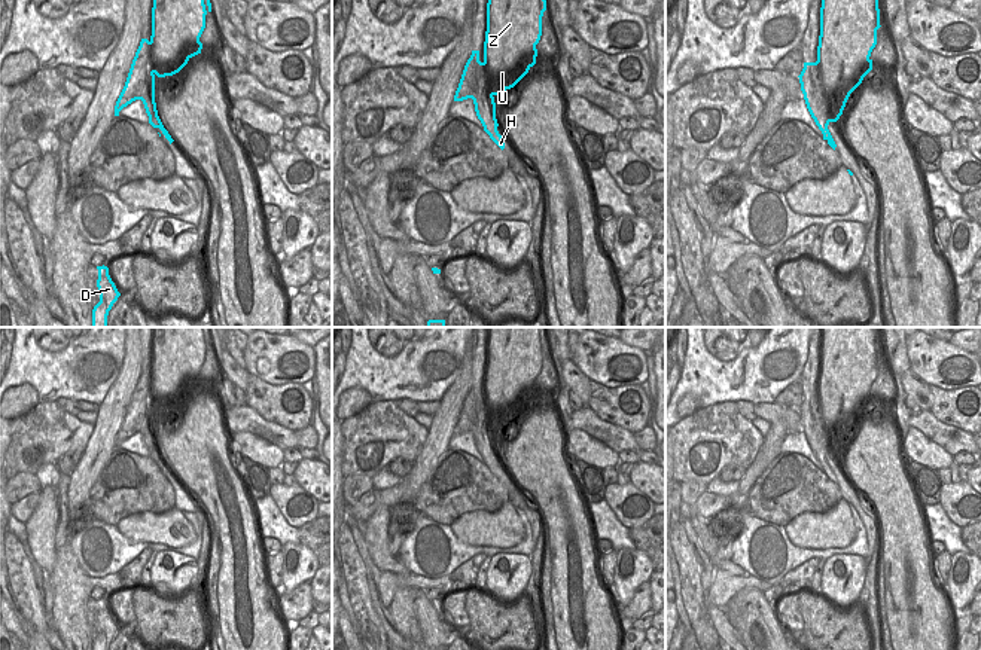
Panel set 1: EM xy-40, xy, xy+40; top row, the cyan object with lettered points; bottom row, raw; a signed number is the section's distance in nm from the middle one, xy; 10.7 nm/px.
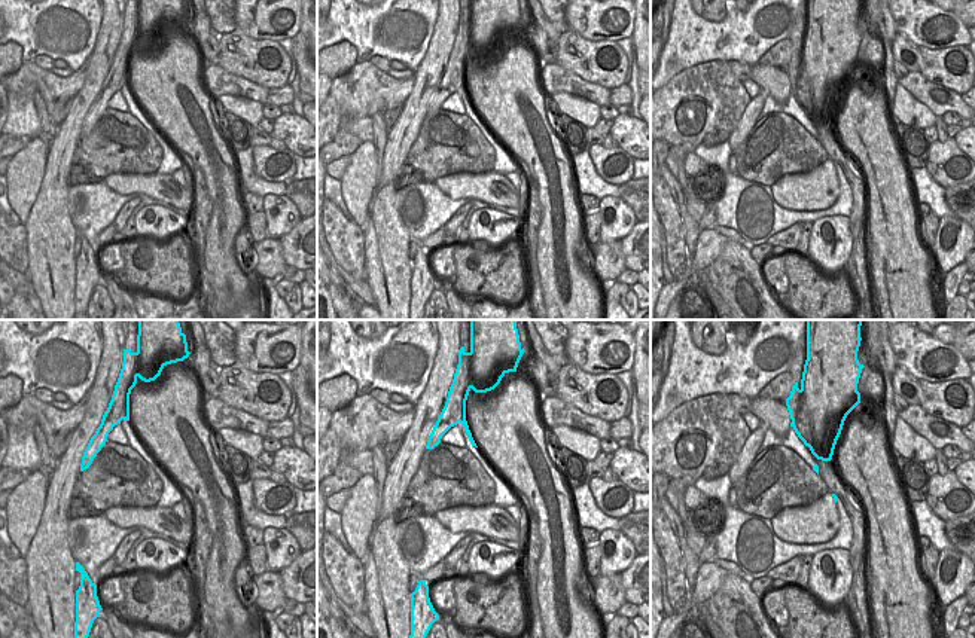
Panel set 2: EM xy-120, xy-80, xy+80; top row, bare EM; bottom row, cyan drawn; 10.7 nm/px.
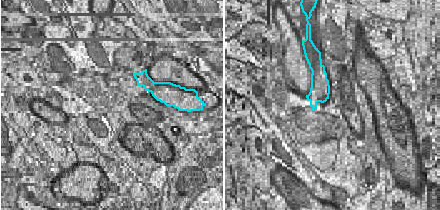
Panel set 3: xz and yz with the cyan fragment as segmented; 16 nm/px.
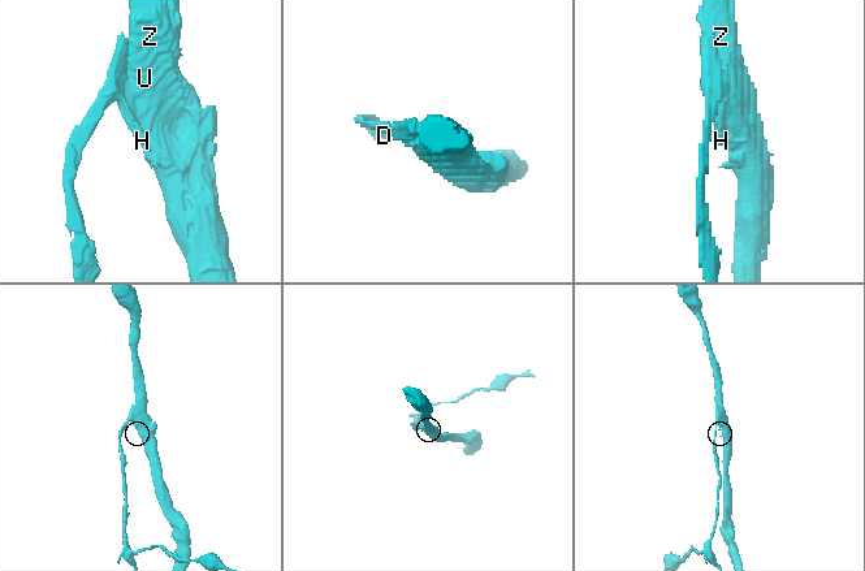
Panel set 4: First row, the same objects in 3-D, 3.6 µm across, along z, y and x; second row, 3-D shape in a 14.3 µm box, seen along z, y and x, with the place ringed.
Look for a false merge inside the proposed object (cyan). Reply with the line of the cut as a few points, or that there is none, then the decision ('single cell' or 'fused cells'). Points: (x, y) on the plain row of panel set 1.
cut in xy along (484, 396), (487, 417), (471, 430); fused cells

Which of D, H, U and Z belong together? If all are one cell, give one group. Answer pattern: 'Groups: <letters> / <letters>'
Groups: D / H U Z

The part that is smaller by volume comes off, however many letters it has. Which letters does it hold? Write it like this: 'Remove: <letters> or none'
Remove: D

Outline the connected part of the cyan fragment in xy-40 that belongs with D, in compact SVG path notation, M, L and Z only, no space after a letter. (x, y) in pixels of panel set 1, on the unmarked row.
M97 599L98 602L98 613L97 620L100 625L100 635L92 643L92 650L107 650L109 644L112 643L113 637L118 634L121 626L118 625L115 616L109 608L107 599Z

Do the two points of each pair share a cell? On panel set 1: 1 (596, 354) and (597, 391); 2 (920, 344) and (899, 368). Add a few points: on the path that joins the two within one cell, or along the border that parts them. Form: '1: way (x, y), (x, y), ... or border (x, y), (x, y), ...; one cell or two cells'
1: border (590, 380), (608, 387), (633, 384); two cells
2: border (905, 342), (905, 354), (911, 368); two cells

